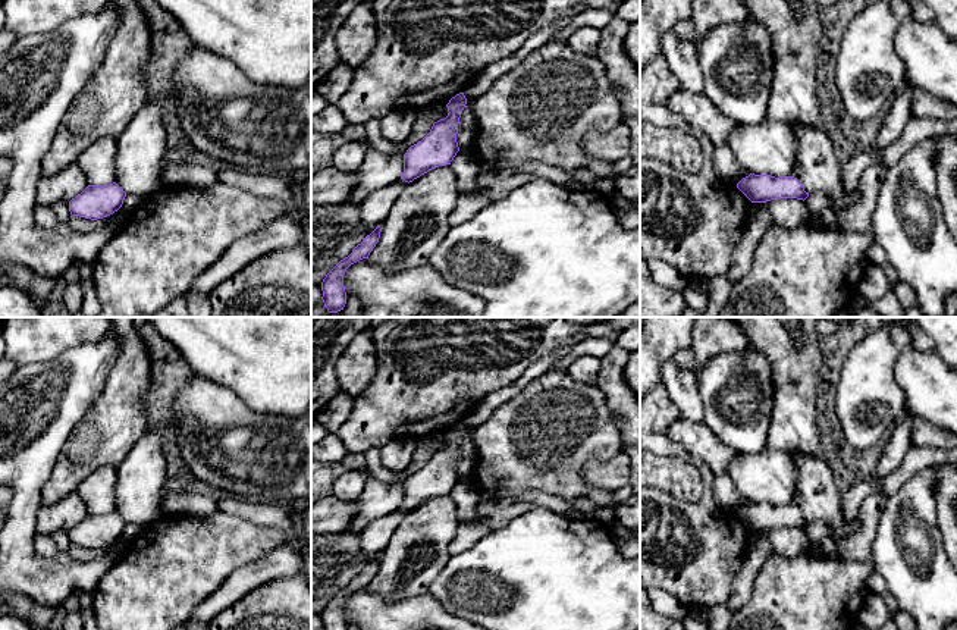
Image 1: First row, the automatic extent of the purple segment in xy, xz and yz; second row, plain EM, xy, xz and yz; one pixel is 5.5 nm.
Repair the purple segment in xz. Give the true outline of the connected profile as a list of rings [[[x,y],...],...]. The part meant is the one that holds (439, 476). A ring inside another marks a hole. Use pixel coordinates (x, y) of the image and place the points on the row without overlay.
[[[464,421],[449,429],[446,433],[448,445],[434,451],[430,461],[404,483],[401,508],[410,513],[434,496],[451,493],[459,480],[456,463],[465,433]]]

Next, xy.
[[[116,513],[88,514],[81,523],[69,530],[72,545],[91,549],[103,548],[117,540],[126,521]]]

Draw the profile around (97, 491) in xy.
[[[103,466],[84,479],[78,489],[88,514],[109,514],[116,507],[116,467]]]

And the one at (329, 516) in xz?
[[[333,495],[317,498],[311,505],[311,536],[346,532],[355,513],[355,502],[343,502]]]

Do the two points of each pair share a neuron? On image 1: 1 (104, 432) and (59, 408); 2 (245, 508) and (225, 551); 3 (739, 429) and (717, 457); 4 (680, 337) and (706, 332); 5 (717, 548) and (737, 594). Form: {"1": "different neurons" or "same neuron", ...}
{"1": "different neurons", "2": "different neurons", "3": "different neurons", "4": "different neurons", "5": "different neurons"}

